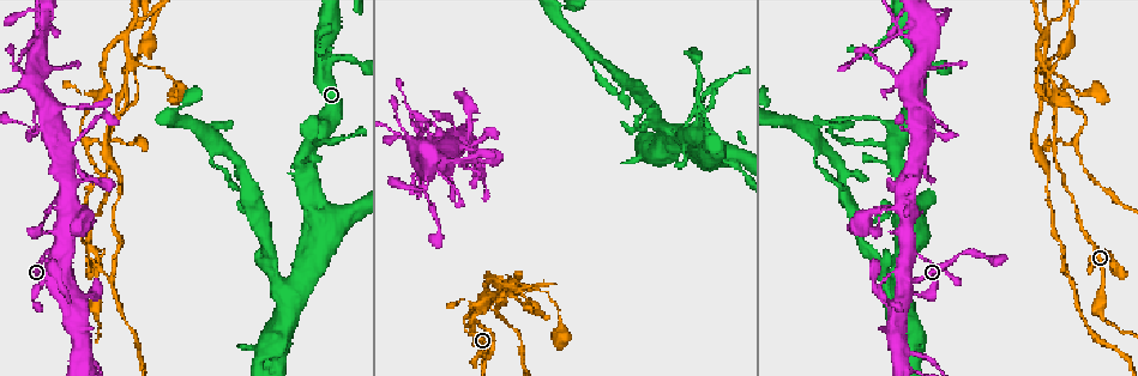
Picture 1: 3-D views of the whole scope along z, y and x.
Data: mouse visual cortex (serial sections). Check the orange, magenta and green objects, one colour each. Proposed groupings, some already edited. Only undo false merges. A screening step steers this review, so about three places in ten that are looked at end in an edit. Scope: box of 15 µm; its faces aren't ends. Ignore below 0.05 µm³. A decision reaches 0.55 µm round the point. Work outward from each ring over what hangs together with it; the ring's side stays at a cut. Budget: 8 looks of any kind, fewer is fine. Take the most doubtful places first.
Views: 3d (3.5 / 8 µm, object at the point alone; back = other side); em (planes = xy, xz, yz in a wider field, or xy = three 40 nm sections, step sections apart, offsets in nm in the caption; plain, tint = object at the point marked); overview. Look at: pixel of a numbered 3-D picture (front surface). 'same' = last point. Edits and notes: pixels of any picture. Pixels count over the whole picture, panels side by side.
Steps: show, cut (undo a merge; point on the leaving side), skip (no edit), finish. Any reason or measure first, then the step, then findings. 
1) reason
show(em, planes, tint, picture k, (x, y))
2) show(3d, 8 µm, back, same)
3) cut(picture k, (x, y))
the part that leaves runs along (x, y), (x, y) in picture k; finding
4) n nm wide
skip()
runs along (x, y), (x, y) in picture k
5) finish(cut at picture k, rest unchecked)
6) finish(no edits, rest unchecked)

side arm on a straight run
show(3d, 8 µm, picture 1, (498, 293))

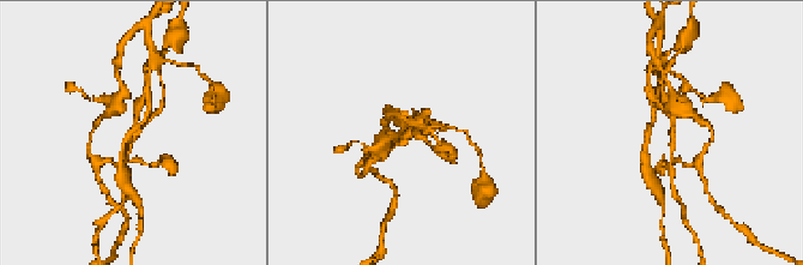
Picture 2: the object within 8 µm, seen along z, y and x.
show(3d, 3.5 µm, picture 2, (672, 137))

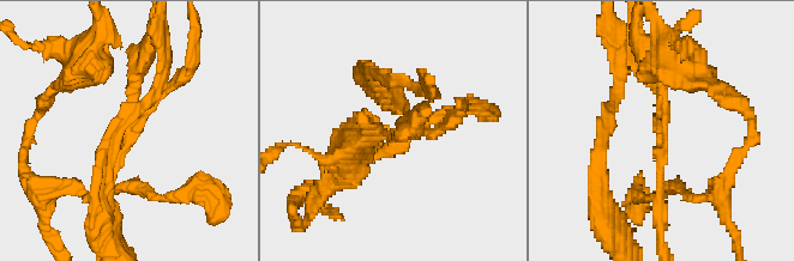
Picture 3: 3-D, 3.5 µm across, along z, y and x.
show(em, planes, tint, picture 3, (128, 134))

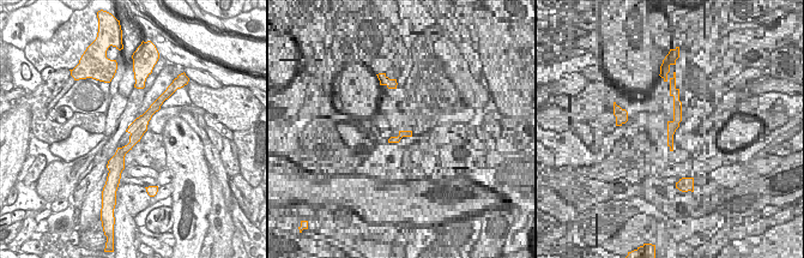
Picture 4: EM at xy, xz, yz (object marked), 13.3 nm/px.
arms of 150, 150, 150 nm
cut(picture 3, (356, 121))
two cells meet here

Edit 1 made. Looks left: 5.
side arm on a straight run
show(3d, 3.5 µm, picture 1, (697, 127))

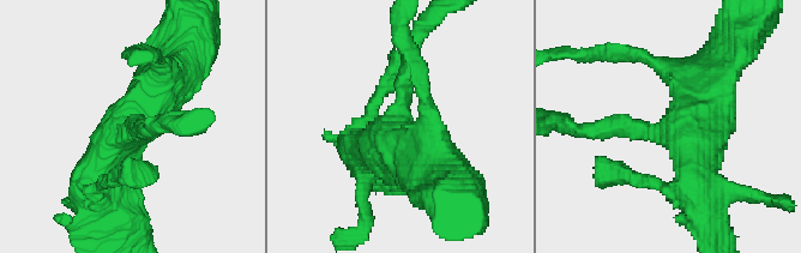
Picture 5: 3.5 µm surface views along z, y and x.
3 arms; arms of 200, 500, 600 nm; now the EM
show(em, xy, step 3, tint, picture 5, (126, 129))

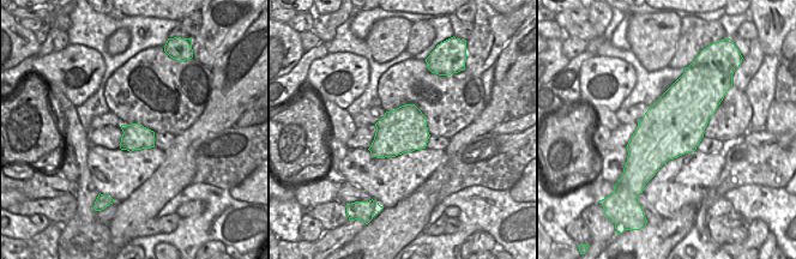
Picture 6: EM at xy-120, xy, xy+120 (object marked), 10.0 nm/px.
460 nm wide
skip()
runs along (180, 67), (110, 145), (100, 197) in picture 5; continuous, no second cell

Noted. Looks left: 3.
narrows sharply
show(3d, 8 µm, picture 1, (24, 123))

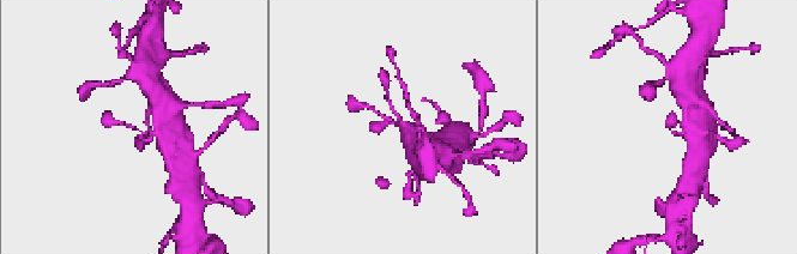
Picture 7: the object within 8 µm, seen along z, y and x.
need the tissue
show(em, xy, step 5, tint, picture 7, (132, 128))

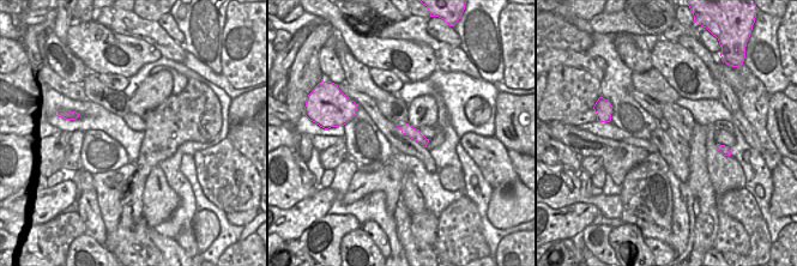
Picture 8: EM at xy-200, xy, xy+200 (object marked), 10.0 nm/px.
skip()
runs along (161, 133), (110, 122), (106, 113) in picture 7; one cell here

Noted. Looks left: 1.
finish(cut at picture 3, rest unchecked)

